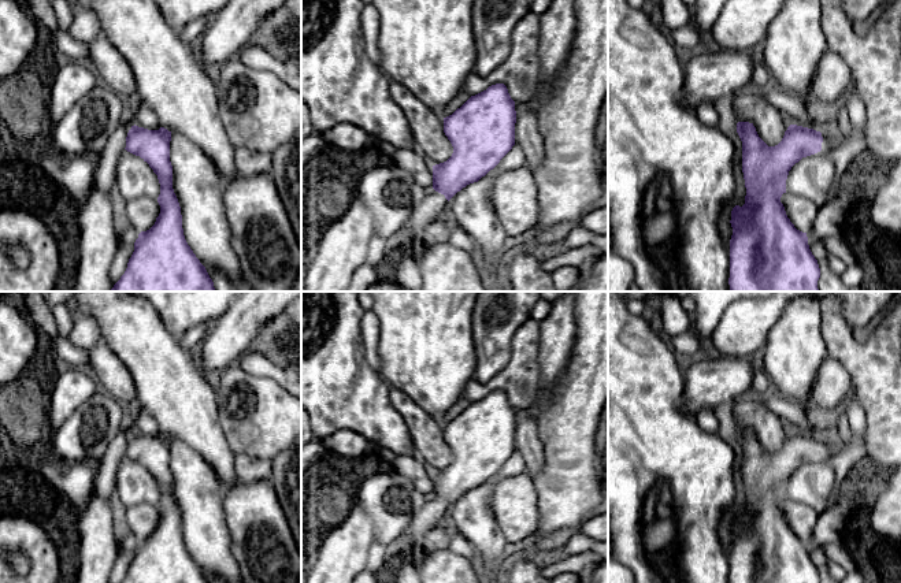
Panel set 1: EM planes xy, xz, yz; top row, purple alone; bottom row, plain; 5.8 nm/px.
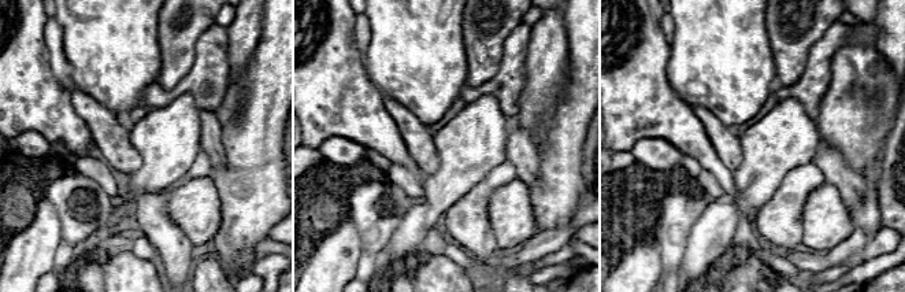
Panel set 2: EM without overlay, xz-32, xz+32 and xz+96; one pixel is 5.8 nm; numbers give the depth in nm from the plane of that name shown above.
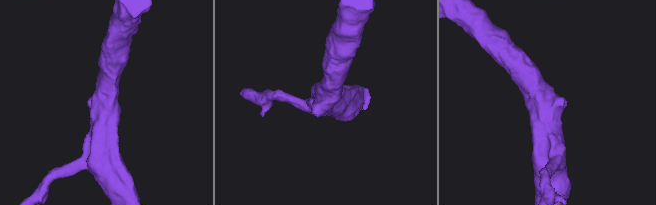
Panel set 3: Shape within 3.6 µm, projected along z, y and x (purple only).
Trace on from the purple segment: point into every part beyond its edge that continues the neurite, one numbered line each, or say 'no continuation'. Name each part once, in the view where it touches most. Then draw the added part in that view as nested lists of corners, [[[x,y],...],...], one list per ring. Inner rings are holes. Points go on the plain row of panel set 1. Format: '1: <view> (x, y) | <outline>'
1: xz (423, 522) | [[[429,497],[426,504],[416,512],[407,528],[403,531],[400,541],[394,546],[394,553],[409,553],[419,547],[429,539],[437,523],[449,512],[444,501]]]

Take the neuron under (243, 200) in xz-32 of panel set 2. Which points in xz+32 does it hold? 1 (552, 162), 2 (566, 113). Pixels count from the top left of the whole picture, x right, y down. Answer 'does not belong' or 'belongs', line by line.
1: belongs
2: belongs

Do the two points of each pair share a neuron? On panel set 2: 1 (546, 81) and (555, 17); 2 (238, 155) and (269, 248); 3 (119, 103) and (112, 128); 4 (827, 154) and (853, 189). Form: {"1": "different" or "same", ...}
{"1": "same", "2": "different", "3": "different", "4": "same"}

